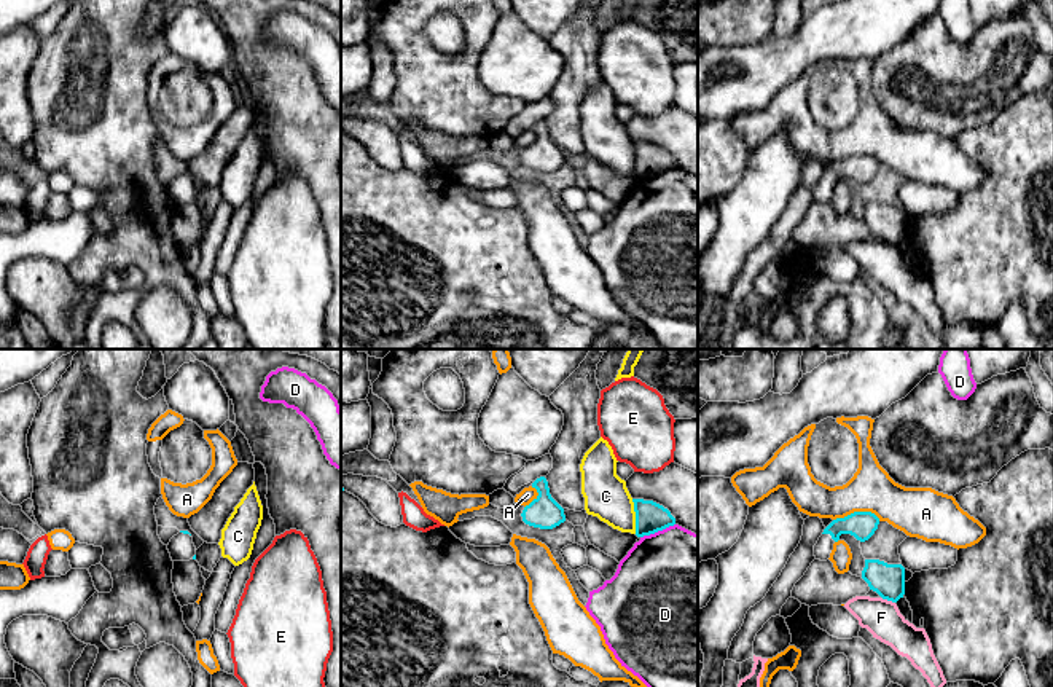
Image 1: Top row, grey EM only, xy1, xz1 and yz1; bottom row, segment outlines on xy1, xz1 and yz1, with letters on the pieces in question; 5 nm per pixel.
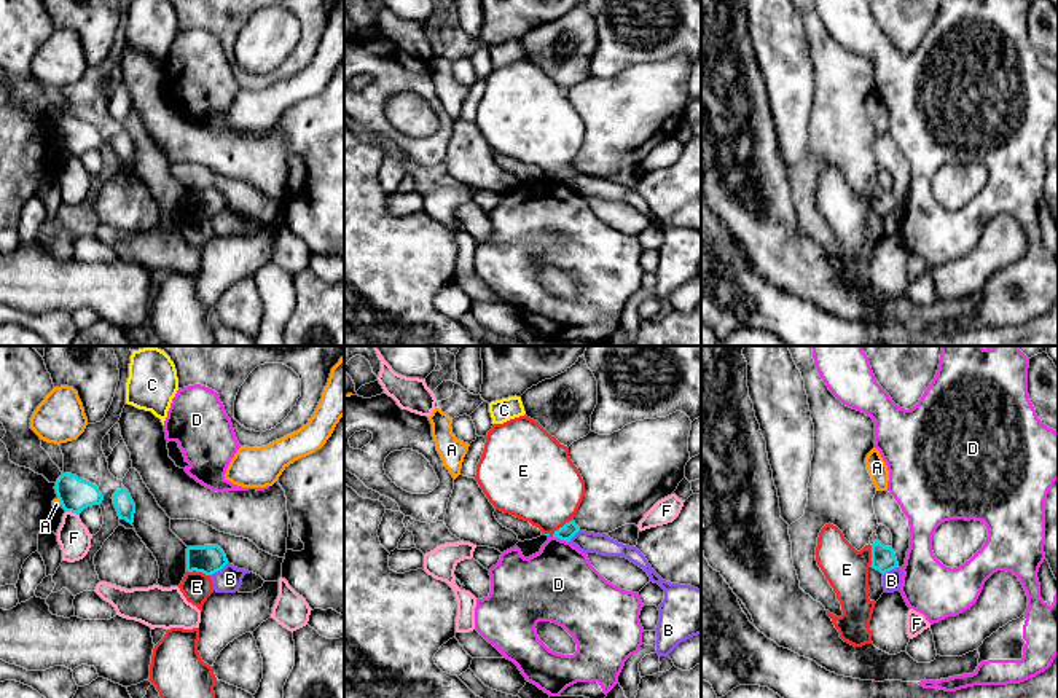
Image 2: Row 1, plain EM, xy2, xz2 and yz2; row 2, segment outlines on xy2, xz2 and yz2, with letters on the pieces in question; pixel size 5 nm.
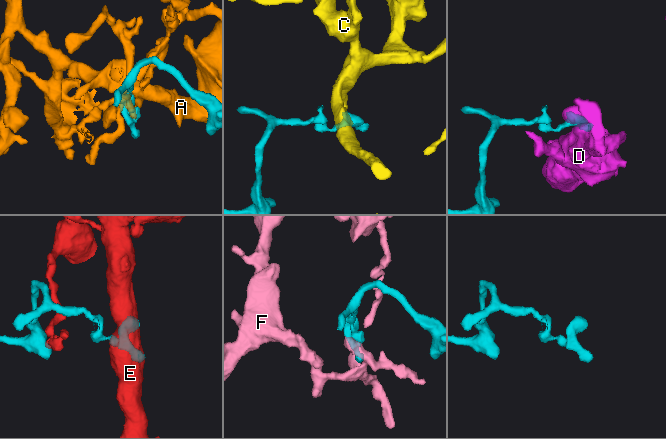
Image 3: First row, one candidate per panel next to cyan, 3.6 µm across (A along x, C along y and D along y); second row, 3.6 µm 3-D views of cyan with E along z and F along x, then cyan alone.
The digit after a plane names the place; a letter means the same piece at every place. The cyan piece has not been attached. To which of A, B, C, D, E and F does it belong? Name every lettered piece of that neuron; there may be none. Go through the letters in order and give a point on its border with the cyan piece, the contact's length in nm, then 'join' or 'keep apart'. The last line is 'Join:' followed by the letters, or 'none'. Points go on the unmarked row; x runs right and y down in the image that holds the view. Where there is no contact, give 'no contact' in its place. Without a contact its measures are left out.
A: yz1 (856, 155) | 240 nm | keep apart
B: xy2 (219, 212) | 120 nm | keep apart
C: xz1 (636, 160) | 180 nm | keep apart
D: xz1 (657, 174) | 190 nm | keep apart
E: xz2 (560, 171) | 170 nm | keep apart
F: yz1 (888, 243) | 80 nm | keep apart
Join: none

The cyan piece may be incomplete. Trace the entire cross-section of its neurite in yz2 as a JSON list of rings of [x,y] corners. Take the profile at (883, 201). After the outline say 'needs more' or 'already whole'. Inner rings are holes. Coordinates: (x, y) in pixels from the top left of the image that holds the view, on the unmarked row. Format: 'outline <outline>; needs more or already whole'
outline [[[880,183],[872,188],[872,210],[880,214],[883,218],[899,210],[892,190],[884,190]]]; already whole

